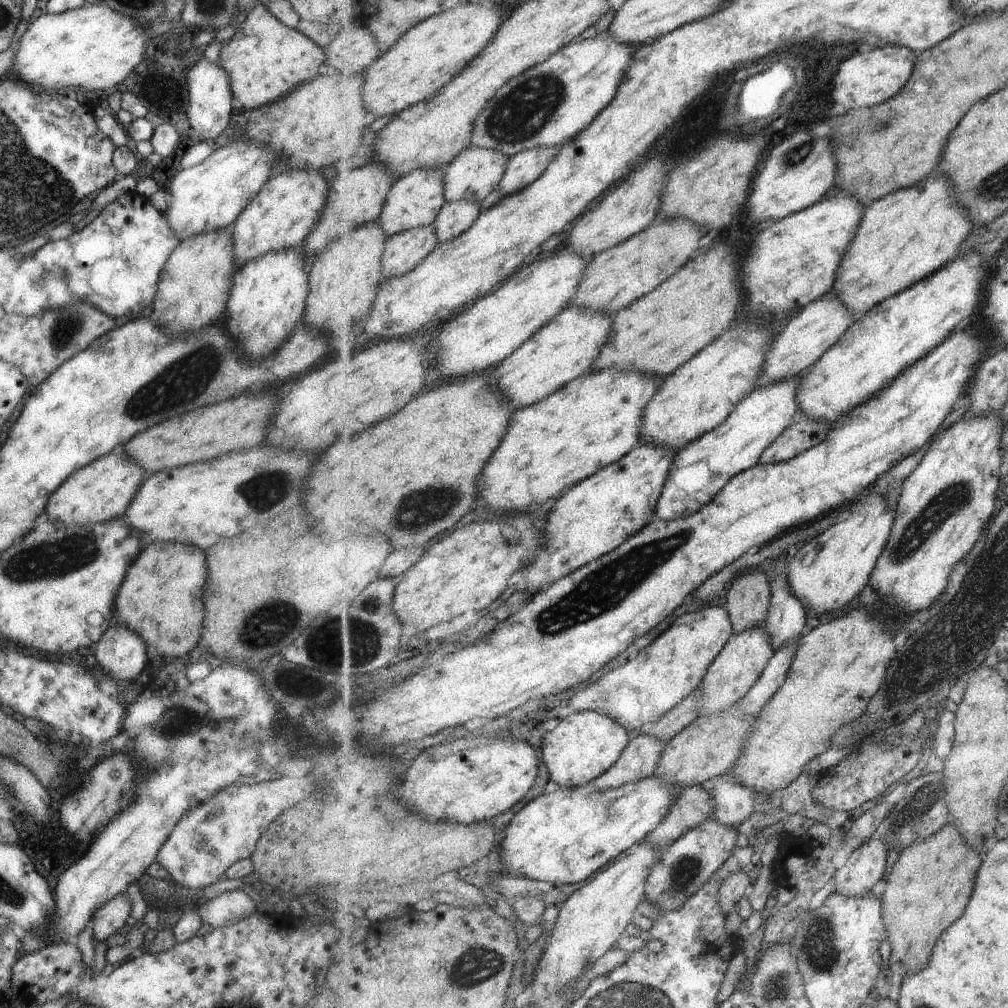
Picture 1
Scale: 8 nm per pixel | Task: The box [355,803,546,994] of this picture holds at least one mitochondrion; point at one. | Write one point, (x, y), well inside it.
(475, 968)

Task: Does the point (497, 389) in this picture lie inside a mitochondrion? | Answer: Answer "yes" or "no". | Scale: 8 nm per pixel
no

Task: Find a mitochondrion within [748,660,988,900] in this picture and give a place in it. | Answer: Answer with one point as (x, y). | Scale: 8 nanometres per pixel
(923, 801)

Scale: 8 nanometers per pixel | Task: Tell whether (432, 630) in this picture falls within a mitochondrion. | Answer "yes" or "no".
no

